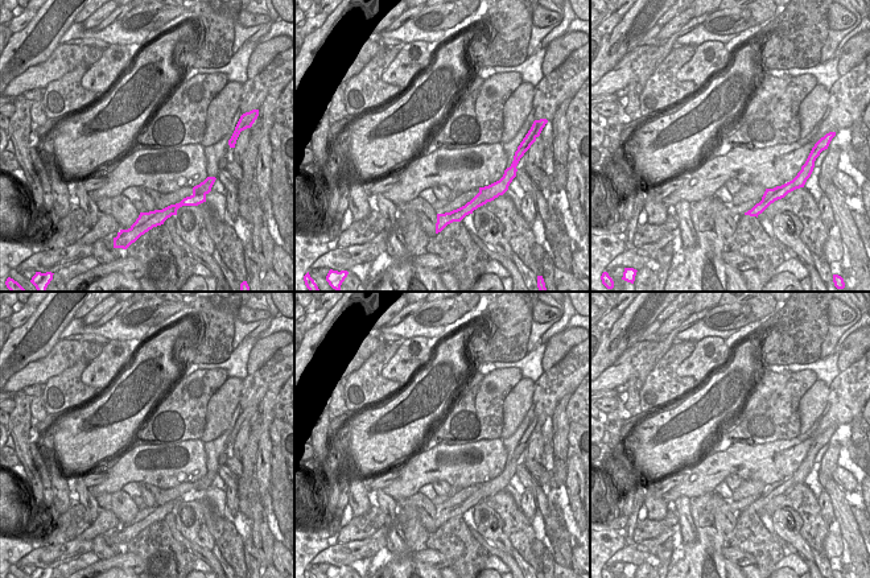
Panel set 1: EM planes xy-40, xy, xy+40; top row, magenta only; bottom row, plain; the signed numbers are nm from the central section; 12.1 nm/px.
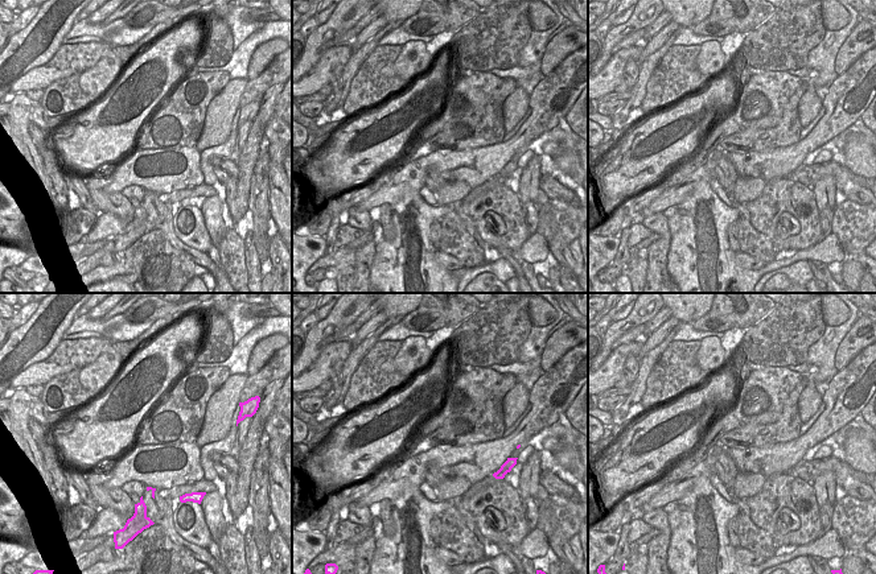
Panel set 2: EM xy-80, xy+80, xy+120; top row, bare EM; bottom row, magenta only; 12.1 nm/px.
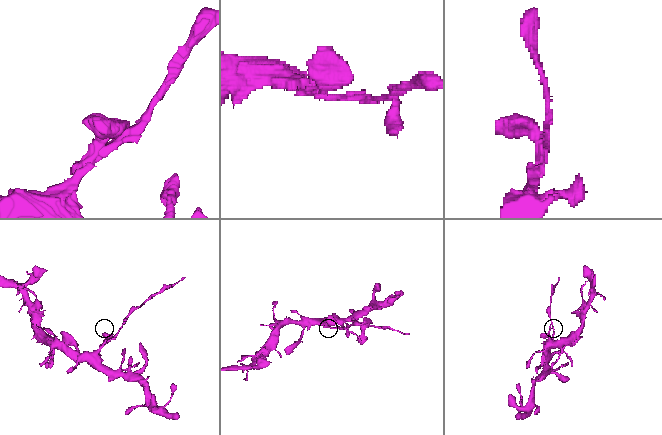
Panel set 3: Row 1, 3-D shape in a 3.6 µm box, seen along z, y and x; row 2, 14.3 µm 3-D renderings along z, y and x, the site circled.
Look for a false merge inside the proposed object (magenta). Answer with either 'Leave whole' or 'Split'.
Split

